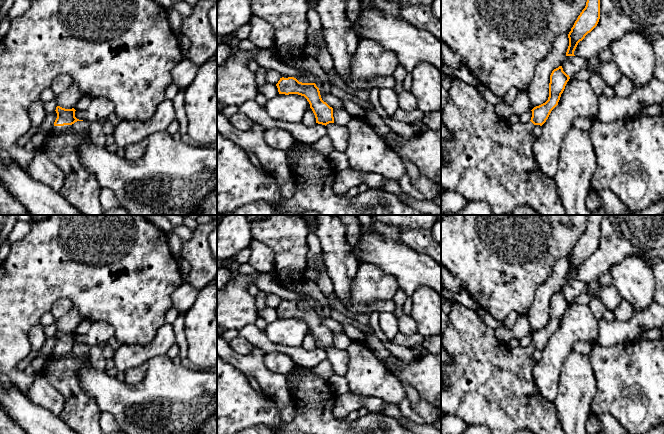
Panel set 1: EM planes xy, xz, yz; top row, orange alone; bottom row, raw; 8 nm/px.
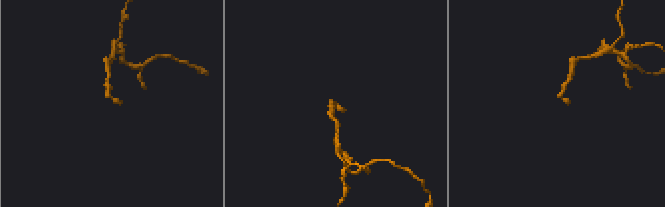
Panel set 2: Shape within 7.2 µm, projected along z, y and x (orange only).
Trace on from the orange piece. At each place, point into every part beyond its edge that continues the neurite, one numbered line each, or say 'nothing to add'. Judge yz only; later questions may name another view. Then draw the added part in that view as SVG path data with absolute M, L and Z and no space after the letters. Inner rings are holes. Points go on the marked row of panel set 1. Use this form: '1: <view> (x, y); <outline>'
1: yz (488, 159); M455 79L448 90L449 99L441 111L442 123L453 134L449 141L441 141L441 188L457 192L468 202L484 201L496 215L511 215L518 206L529 206L539 215L566 215L553 178L541 172L535 161L532 146L536 137L534 124L510 124L495 112L495 106L468 83Z

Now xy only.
1: xy (81, 189); M77 121L72 125L53 126L53 134L42 149L52 163L65 174L60 194L83 215L102 215L104 211L100 203L102 187L95 176L84 167L79 158L80 146L90 142L90 134L87 131L89 127L90 123L87 121Z

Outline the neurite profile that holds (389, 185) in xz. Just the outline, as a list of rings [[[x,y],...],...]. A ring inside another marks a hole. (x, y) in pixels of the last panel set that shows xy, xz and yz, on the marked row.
[[[384,178],[384,182],[383,182],[380,189],[383,189],[385,191],[389,191],[389,192],[394,193],[399,196],[404,196],[410,200],[413,199],[412,196],[410,196],[408,193],[406,193],[402,190],[399,182],[397,182],[397,181],[393,181],[393,180]]]

